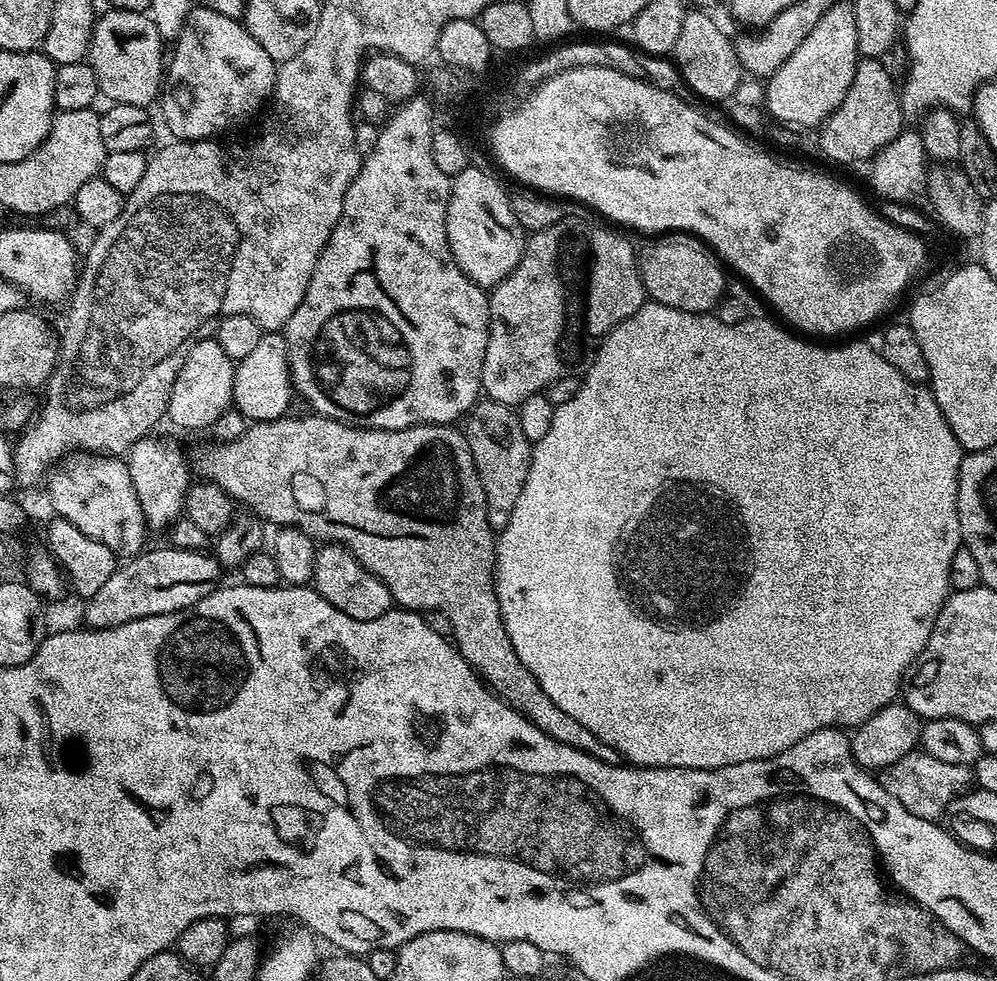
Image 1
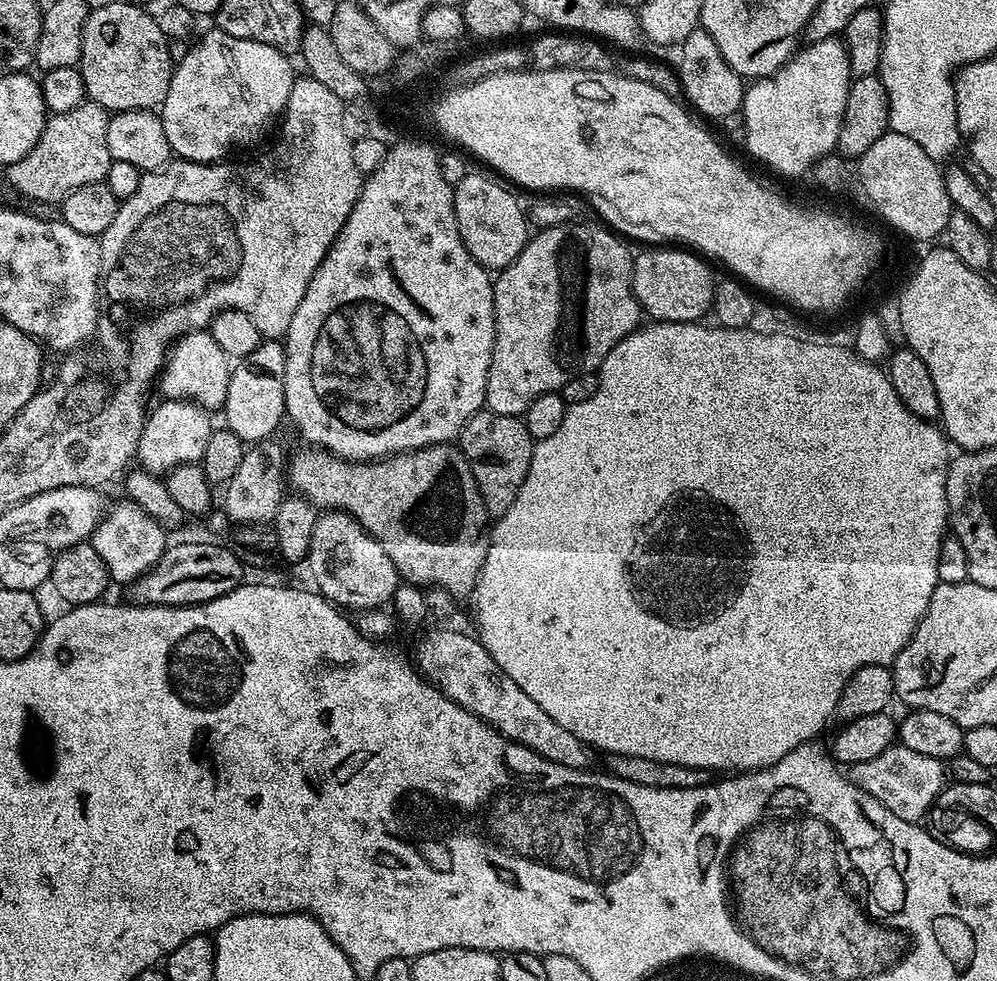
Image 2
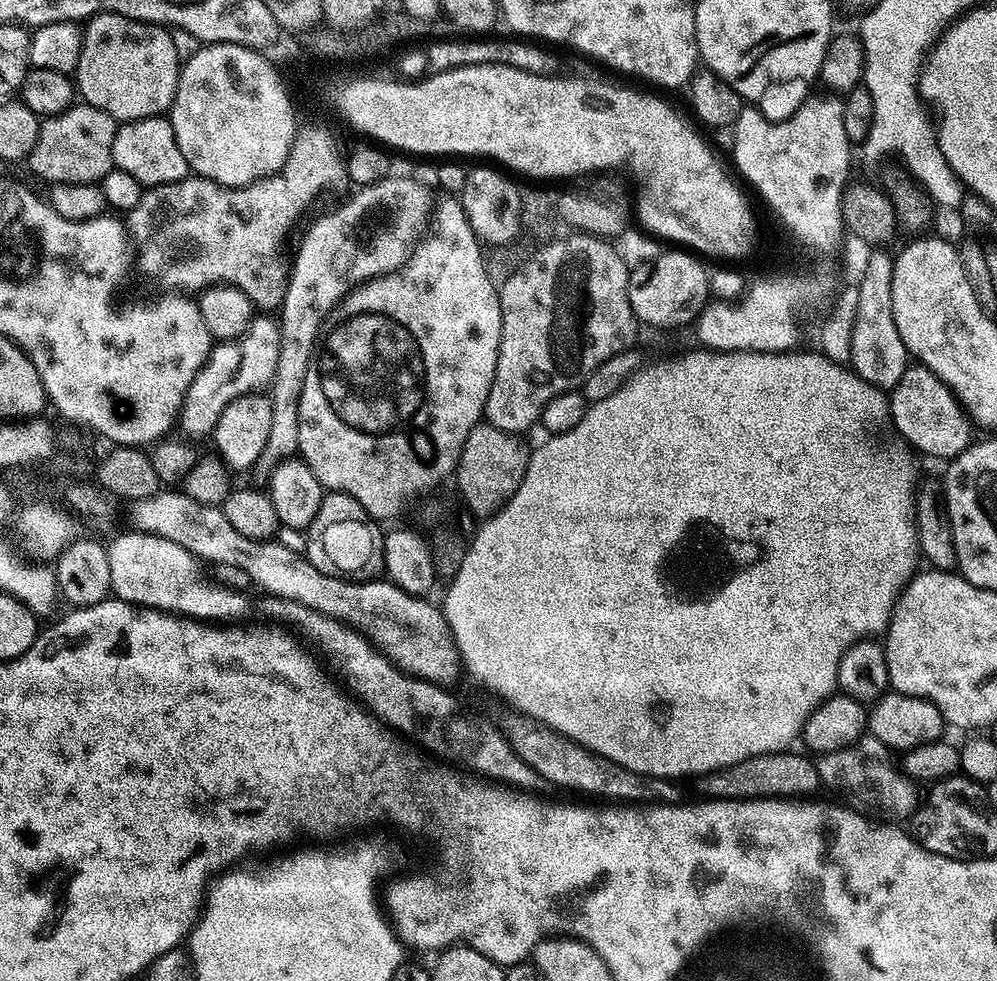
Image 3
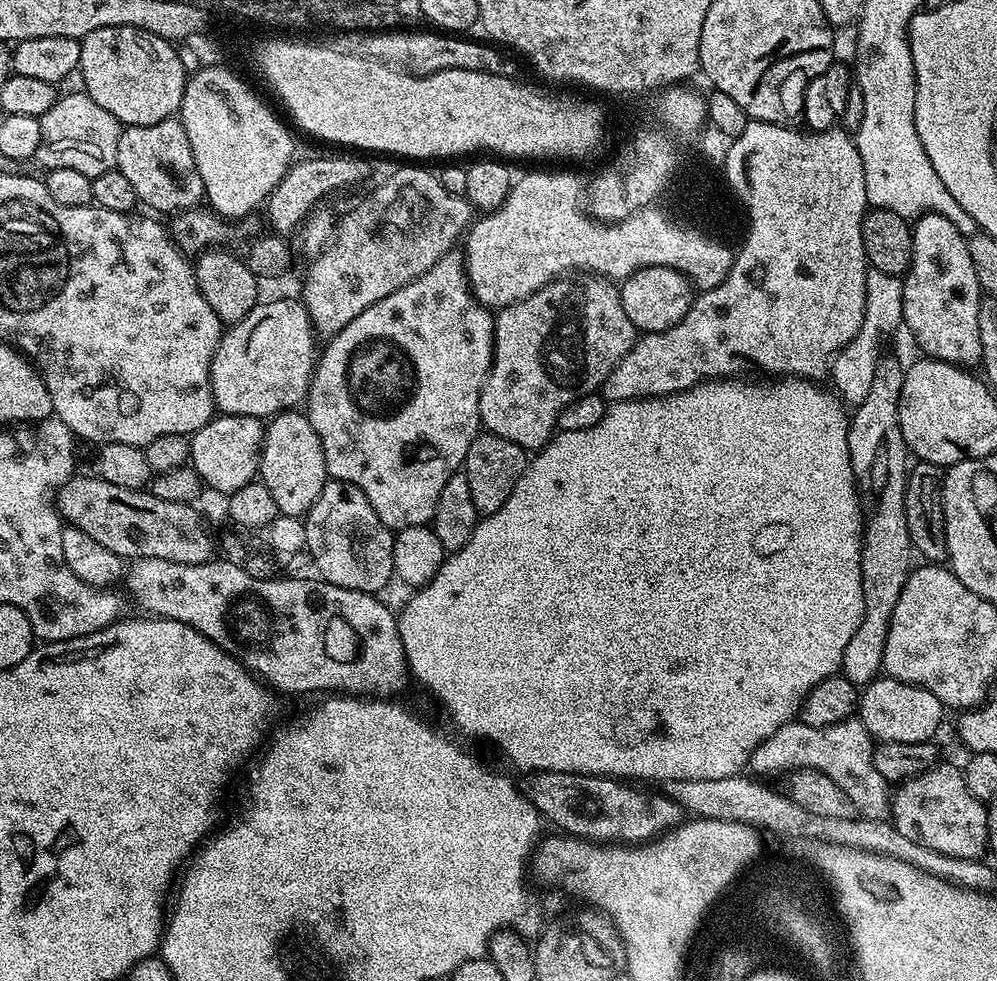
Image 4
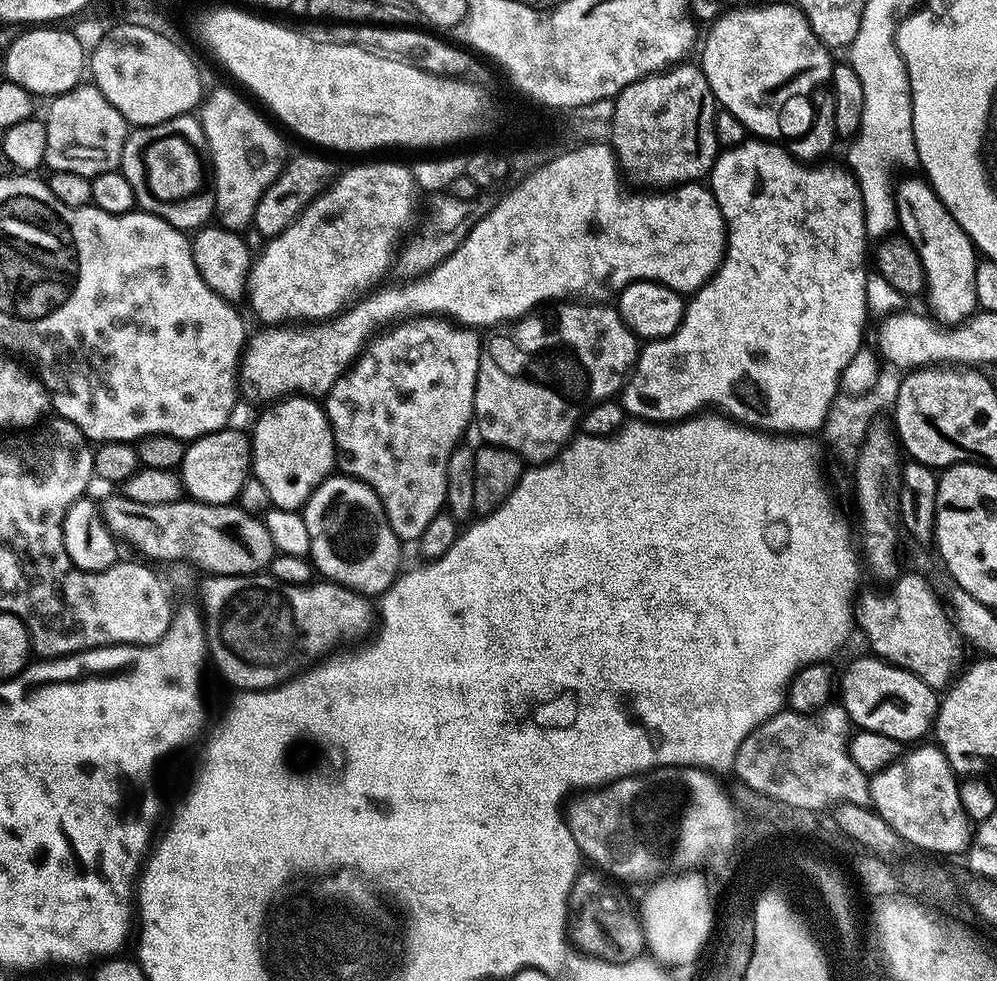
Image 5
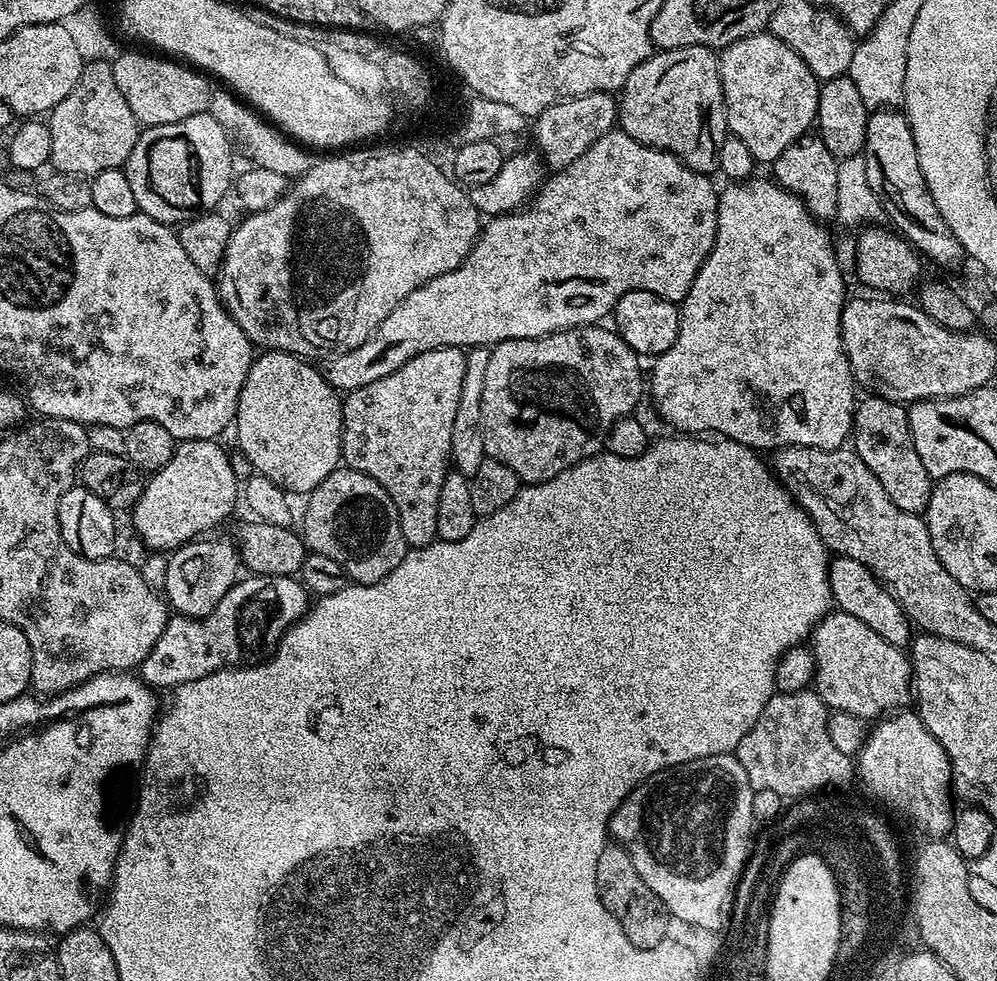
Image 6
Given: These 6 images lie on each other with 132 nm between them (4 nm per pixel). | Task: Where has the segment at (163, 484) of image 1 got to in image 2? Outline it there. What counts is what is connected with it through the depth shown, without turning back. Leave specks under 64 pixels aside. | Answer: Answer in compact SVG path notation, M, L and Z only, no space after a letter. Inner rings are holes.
M161 399L156 409L147 413L144 429L138 438L135 459L139 467L153 474L167 474L180 464L203 461L206 442L214 431L207 411L191 400ZM140 460L140 462L139 462Z

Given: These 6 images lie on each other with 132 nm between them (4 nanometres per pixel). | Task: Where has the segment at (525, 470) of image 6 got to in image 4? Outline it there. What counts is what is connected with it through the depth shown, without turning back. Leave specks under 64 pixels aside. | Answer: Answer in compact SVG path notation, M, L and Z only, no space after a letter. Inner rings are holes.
M576 274L571 278L553 278L534 294L499 309L495 313L494 319L496 338L492 342L492 368L488 371L488 377L484 379L484 385L480 391L480 423L498 438L506 438L525 450L539 450L553 439L561 410L570 406L570 402L574 402L578 398L599 393L604 387L606 378L610 378L610 374L618 366L618 362L622 362L624 355L636 345L638 339L636 327L632 325L630 318L626 318L626 310L622 310L619 287L613 281L599 274Z

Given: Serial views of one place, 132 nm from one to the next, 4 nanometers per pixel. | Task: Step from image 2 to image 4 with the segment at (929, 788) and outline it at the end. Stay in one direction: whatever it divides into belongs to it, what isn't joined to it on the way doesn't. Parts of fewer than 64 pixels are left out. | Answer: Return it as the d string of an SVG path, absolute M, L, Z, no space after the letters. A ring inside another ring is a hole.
M859 718L838 721L825 728L789 722L774 730L748 759L747 767L757 777L772 778L779 772L791 774L797 768L813 768L846 790L857 813L865 820L888 820L892 815L893 785L874 766L874 737Z

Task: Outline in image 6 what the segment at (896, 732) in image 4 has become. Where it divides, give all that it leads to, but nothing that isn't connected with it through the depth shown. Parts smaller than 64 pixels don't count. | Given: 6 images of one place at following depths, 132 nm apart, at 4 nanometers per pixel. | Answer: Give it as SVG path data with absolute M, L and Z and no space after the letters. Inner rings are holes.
M839 610L825 616L814 629L814 635L810 640L810 651L815 656L814 688L829 709L858 716L865 722L872 722L903 709L905 707L903 704L907 700L909 703L909 657L901 649L888 644L878 634L874 634L870 626L858 622L858 618Z

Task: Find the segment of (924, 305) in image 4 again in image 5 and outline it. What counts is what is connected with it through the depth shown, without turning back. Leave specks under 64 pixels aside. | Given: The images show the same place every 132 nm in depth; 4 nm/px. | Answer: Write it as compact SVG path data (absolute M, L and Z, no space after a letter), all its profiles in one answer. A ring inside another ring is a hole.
M912 174L894 188L896 222L903 239L908 241L921 259L927 279L927 293L932 302L933 317L944 322L960 322L973 315L978 305L975 296L975 270L978 249L946 210L927 179L915 180ZM941 316L941 317L940 317Z

